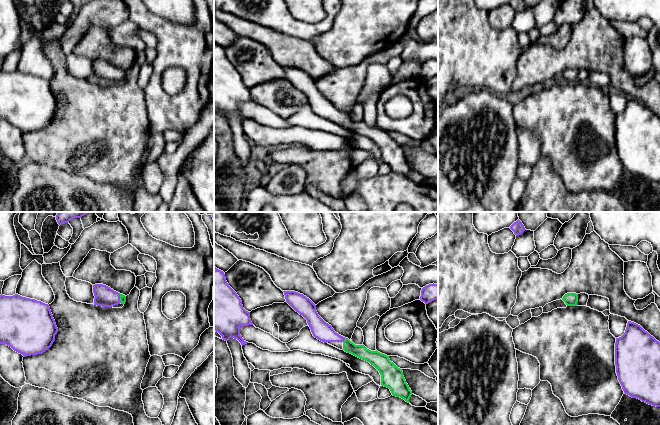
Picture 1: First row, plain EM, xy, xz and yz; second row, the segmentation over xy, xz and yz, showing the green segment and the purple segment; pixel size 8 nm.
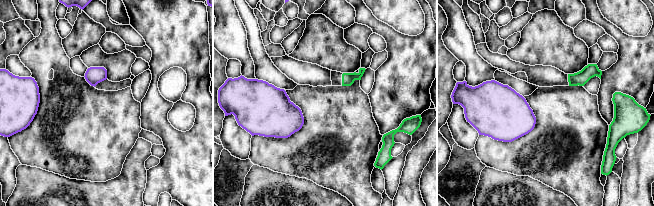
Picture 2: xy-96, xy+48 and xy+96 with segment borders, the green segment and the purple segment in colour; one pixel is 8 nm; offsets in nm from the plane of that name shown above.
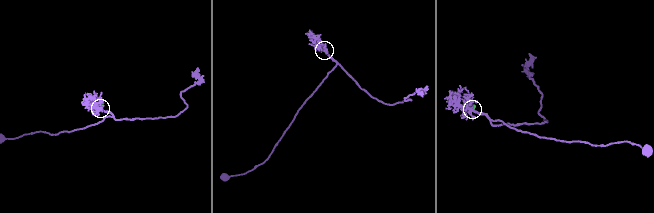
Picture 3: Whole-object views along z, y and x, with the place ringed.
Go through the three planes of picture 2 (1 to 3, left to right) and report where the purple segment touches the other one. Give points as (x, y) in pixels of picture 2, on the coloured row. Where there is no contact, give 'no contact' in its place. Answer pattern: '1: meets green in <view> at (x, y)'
1: no contact
2: no contact
3: no contact

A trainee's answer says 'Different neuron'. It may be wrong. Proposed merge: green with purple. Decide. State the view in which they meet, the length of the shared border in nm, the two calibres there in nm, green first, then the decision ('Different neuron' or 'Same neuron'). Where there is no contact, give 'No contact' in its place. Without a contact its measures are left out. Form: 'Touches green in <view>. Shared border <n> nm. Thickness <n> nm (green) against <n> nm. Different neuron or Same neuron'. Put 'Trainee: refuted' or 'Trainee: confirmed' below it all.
Touches green in xz. Shared border 40 nm. Thickness 110 nm (green) against 150 nm. Same neuron
Trainee: refuted

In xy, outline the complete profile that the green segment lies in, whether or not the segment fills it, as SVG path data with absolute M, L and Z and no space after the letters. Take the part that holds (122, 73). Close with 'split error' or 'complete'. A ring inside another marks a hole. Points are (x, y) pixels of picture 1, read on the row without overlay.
M103 60L93 61L94 81L112 83L118 80L125 80L126 72L120 70Z | split error

